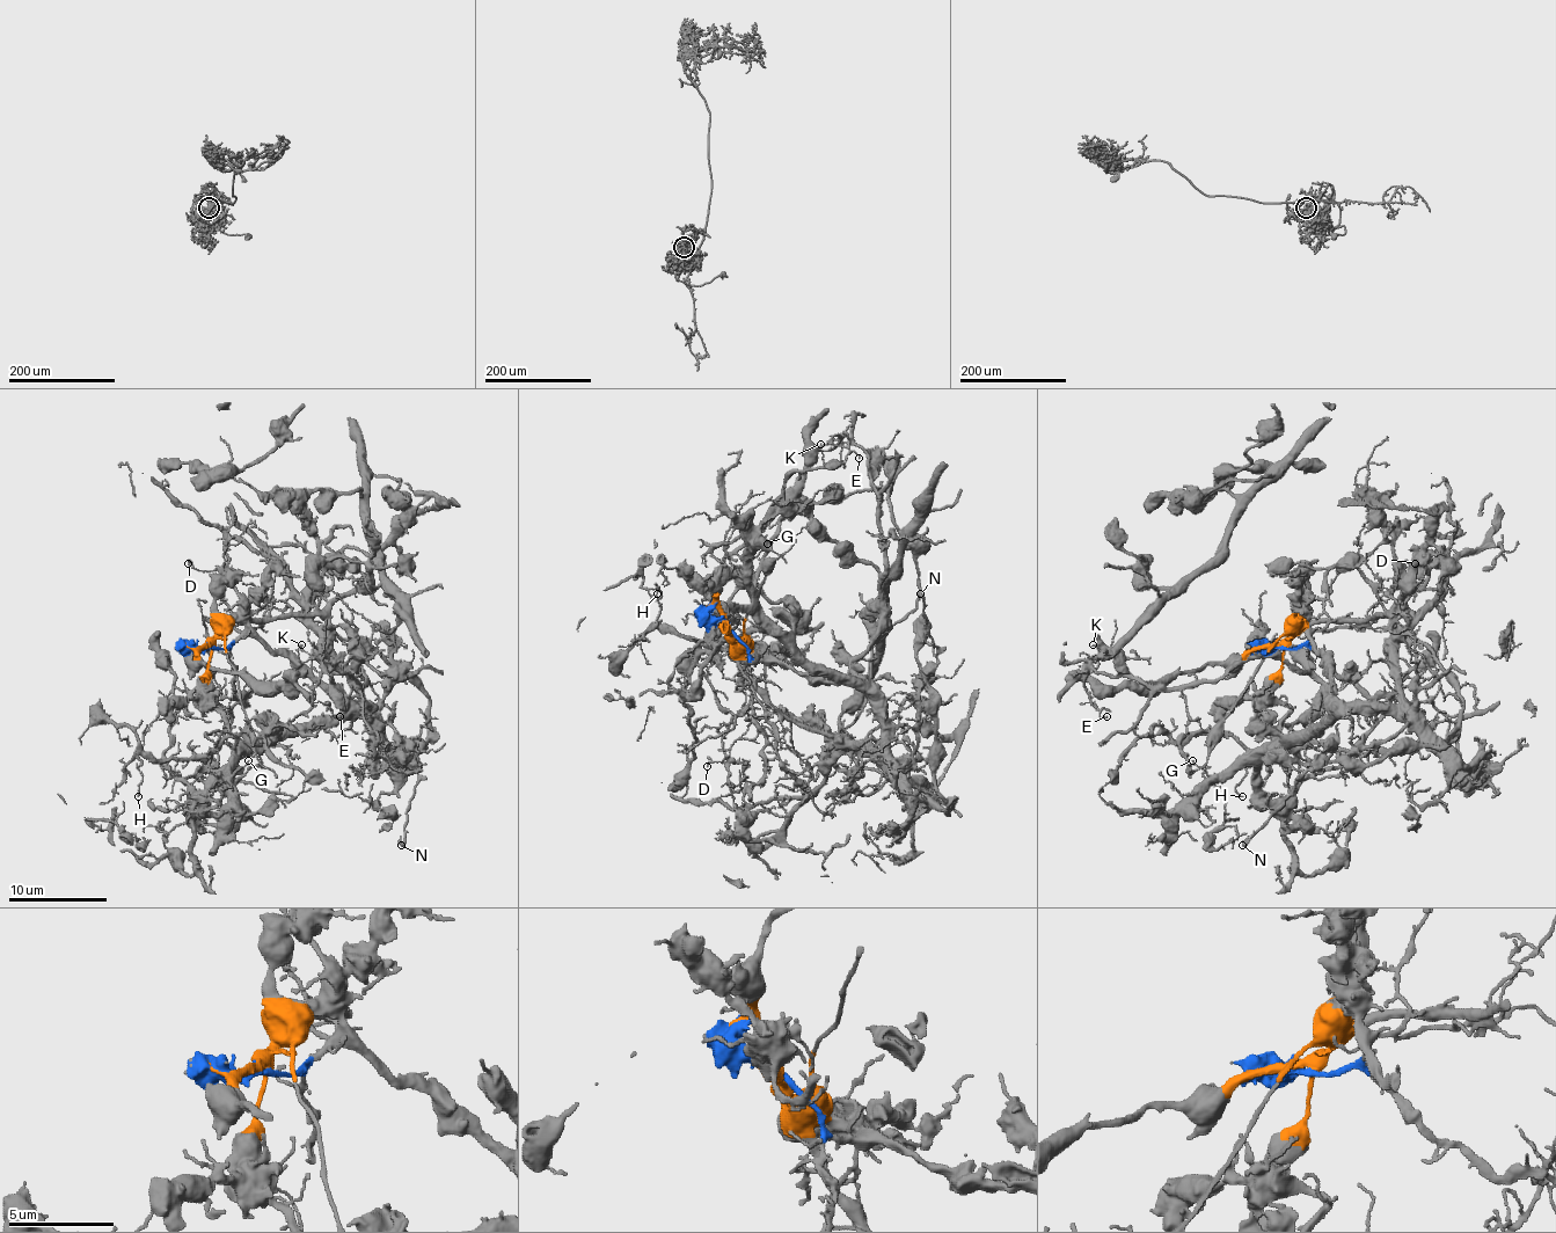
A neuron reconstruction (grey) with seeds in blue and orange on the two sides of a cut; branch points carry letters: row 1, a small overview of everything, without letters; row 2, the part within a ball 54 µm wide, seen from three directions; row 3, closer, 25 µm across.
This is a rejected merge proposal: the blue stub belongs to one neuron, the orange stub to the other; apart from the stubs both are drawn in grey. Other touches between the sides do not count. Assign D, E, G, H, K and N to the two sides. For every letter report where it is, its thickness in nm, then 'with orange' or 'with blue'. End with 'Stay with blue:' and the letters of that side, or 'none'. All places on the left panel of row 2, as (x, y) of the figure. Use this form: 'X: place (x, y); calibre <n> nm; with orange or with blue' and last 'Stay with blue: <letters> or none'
D: place (188, 563); calibre 100 nm; with blue
E: place (340, 716); calibre 100 nm; with blue
G: place (248, 760); calibre 100 nm; with blue
H: place (138, 796); calibre 110 nm; with blue
K: place (301, 644); calibre 110 nm; with blue
N: place (401, 845); calibre 280 nm; with blue
Stay with blue: D, E, G, H, K, N

